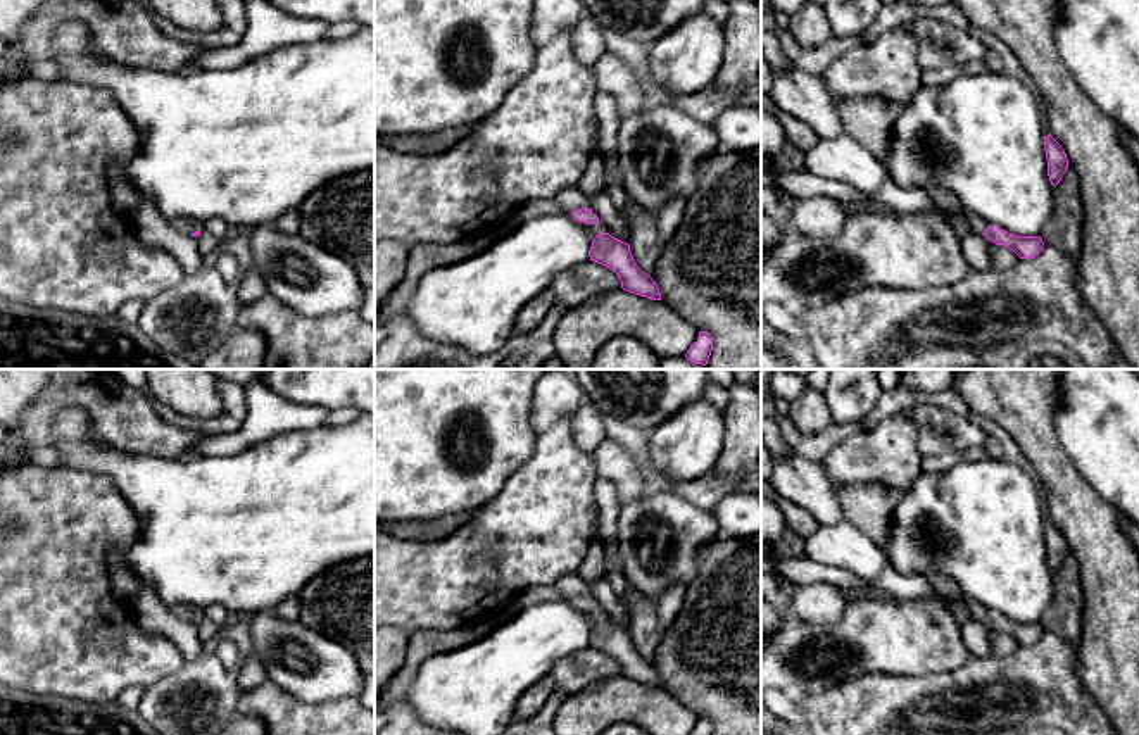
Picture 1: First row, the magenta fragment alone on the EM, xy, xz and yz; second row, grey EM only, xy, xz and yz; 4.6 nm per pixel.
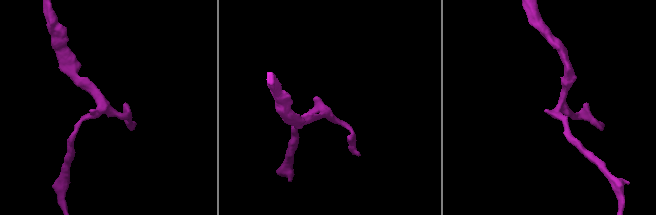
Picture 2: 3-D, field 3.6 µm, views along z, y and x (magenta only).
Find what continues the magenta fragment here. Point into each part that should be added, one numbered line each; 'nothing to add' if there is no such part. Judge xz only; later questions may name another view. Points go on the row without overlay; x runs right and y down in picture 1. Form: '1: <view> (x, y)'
1: xz (570, 585)

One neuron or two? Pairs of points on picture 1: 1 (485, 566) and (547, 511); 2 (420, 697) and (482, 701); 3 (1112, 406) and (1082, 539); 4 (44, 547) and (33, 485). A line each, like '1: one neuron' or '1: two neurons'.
1: one neuron
2: one neuron
3: two neurons
4: one neuron

